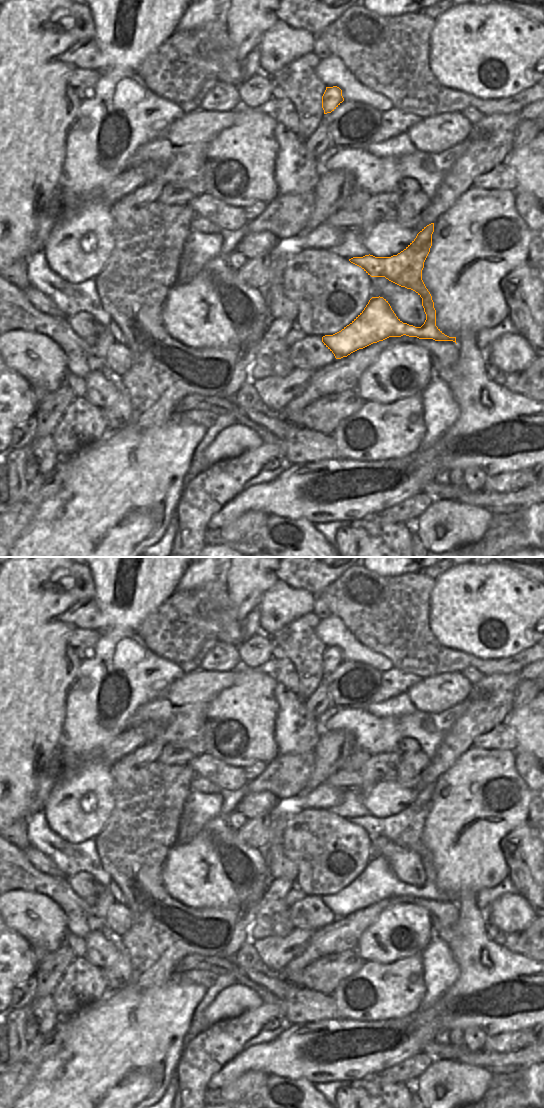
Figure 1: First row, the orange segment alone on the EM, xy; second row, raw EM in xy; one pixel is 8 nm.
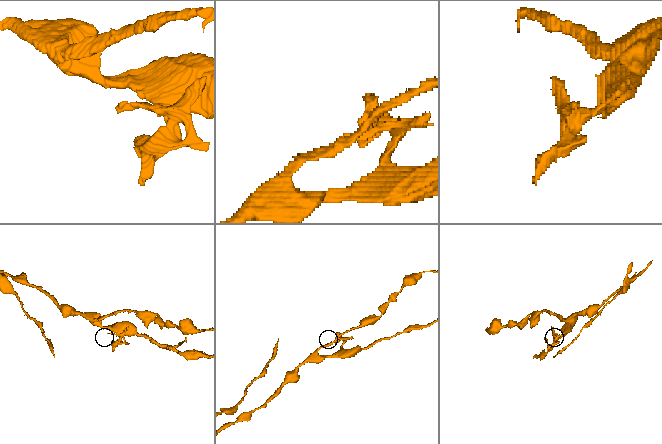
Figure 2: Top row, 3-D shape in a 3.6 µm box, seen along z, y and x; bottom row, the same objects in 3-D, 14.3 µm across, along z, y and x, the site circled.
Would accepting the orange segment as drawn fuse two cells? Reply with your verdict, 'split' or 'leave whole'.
leave whole

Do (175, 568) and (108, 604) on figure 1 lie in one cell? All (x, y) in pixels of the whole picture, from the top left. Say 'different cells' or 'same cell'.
same cell

